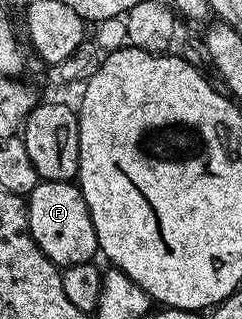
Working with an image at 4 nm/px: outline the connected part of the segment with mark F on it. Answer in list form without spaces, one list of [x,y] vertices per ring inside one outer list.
[[[39,181],[37,188],[28,196],[26,215],[32,240],[36,240],[40,252],[44,252],[55,266],[65,268],[88,262],[99,253],[96,228],[92,224],[88,204],[74,182]]]

